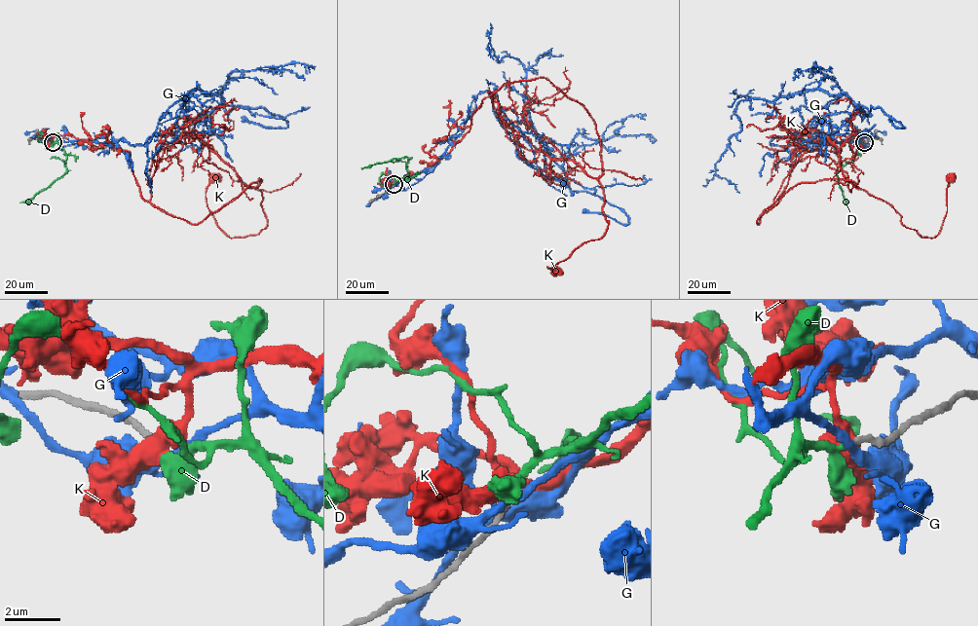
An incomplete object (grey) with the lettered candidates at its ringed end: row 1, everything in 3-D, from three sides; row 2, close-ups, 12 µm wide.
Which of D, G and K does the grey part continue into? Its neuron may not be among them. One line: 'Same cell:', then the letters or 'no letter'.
Same cell: D

